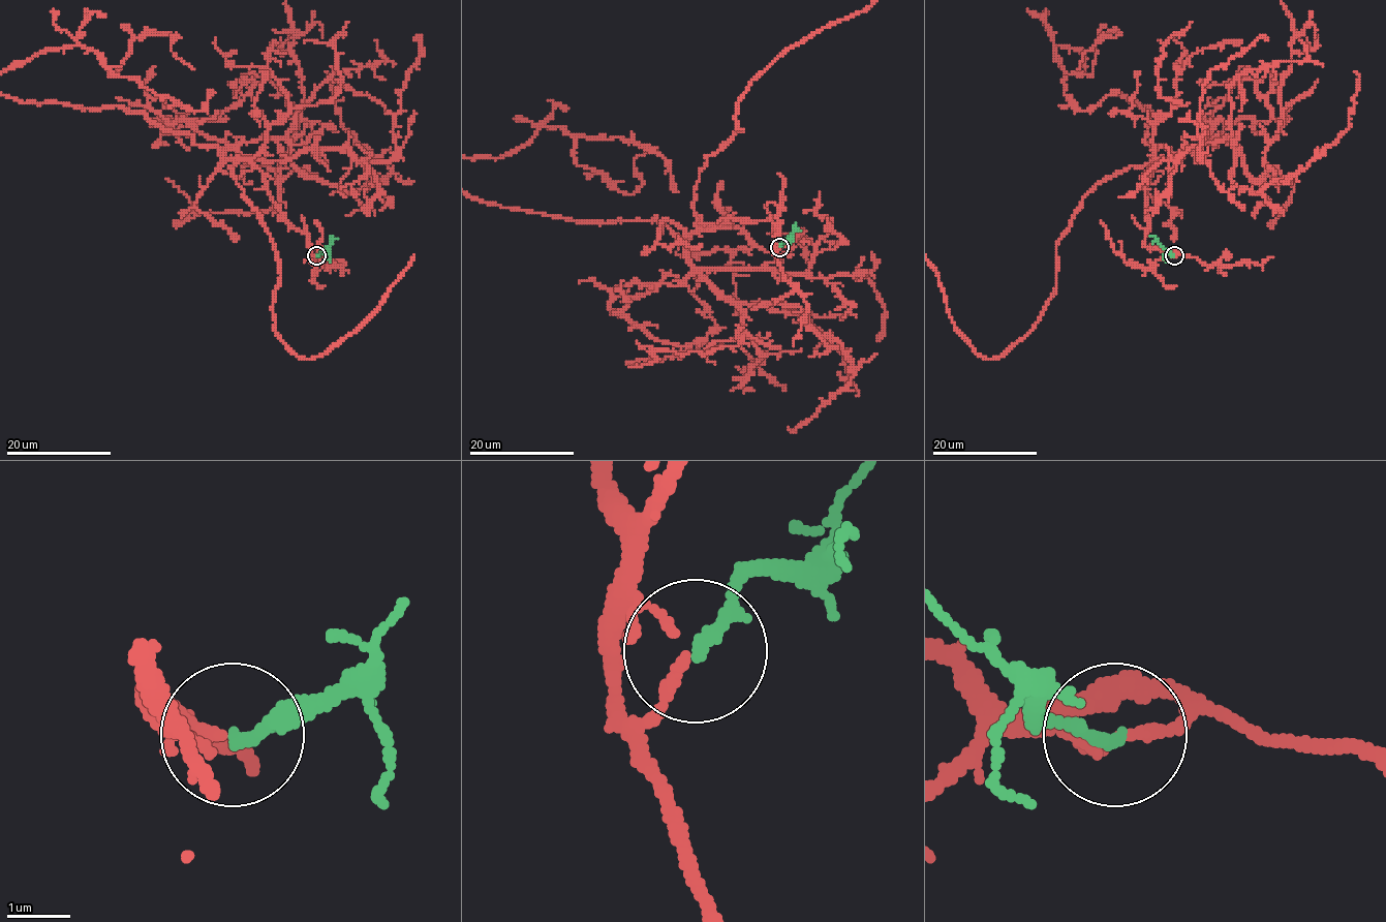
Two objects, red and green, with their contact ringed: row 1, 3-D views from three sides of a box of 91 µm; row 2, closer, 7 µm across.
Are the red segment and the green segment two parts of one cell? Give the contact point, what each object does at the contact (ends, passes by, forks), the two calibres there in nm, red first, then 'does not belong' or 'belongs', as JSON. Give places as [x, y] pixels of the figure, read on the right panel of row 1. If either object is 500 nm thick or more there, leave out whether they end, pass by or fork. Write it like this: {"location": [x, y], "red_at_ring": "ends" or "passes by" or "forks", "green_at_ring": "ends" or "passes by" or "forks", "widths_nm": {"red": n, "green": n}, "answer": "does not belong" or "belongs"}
{"location": [1174, 255], "red_at_ring": "ends", "green_at_ring": "ends", "widths_nm": {"red": 170, "green": 220}, "answer": "belongs"}

